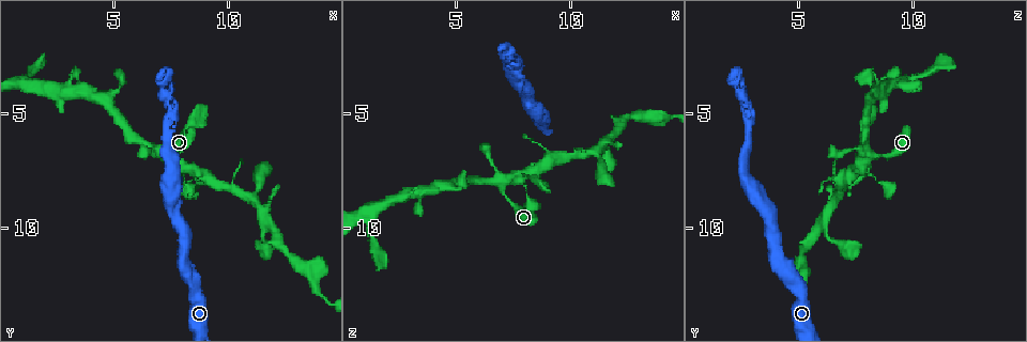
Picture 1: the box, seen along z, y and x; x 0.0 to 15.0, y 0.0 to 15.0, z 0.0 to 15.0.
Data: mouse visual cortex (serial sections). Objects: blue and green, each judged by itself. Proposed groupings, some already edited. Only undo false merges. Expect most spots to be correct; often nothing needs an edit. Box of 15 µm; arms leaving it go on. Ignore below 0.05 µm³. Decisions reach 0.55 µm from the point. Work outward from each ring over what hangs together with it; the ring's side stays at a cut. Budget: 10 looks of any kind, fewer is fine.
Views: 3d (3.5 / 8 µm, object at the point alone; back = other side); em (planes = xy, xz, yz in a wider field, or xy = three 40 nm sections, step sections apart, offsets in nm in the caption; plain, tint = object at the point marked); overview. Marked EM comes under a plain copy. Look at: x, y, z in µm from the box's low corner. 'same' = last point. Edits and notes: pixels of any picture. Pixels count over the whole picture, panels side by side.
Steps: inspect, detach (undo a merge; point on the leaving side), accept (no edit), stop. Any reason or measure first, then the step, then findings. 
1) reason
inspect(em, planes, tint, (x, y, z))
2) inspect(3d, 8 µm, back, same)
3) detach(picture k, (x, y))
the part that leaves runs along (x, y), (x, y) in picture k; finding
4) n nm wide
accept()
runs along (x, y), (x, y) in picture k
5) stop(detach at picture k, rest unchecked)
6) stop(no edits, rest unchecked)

four-way junction
inspect(3d, 3.5 µm, (7.1, 6.7, 8.0))

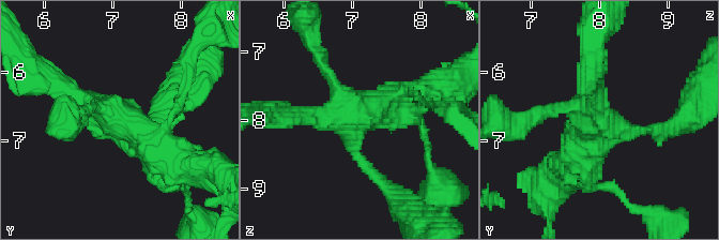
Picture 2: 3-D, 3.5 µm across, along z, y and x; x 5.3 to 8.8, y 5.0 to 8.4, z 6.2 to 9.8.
4 arms; arms of 150, 150, 300, 450 nm
inspect(em, xy, step 3, tint, (7.05, 6.70, 8.00))

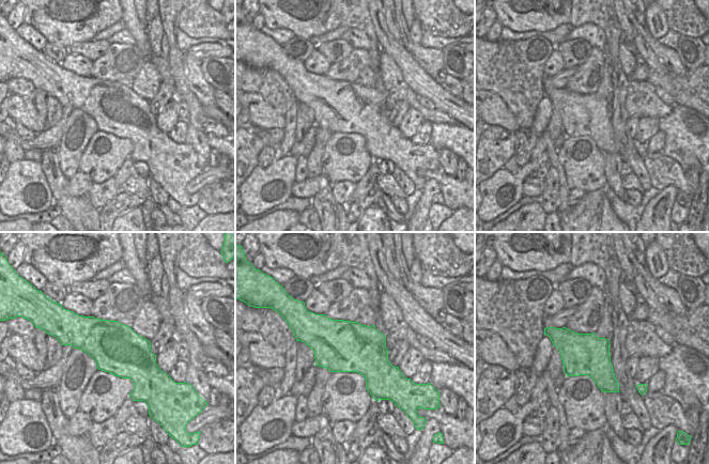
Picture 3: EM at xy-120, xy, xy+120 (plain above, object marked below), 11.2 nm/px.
accept()
runs along (658, 129), (592, 119), (578, 159) in picture 2; all the same cell

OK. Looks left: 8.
thick turns thin
inspect(3d, 3.5 µm, (8.3, 5.5, 7.9))

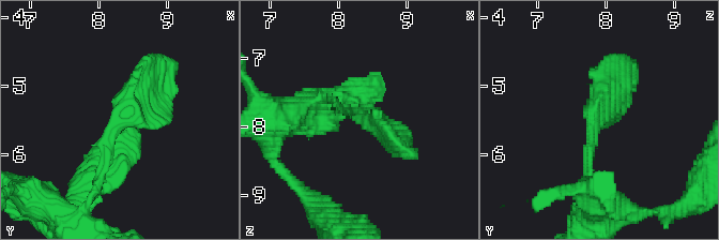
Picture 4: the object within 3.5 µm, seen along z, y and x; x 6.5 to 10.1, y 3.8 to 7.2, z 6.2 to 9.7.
now the EM
inspect(em, planes, tint, (8.40, 5.45, 7.80))

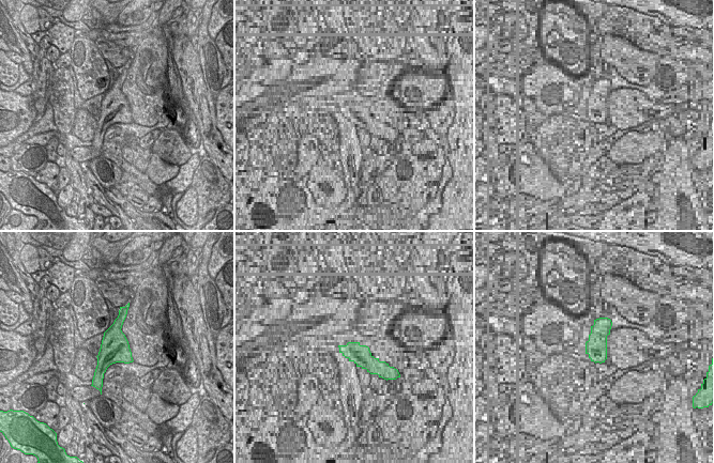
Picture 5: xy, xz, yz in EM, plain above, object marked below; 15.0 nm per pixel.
accept()
runs along (95, 182), (115, 125), (167, 66) in picture 4; continuous, no second cell

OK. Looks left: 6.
abrupt turn
inspect(3d, 3.5 µm, (7.1, 3.8, 2.2))

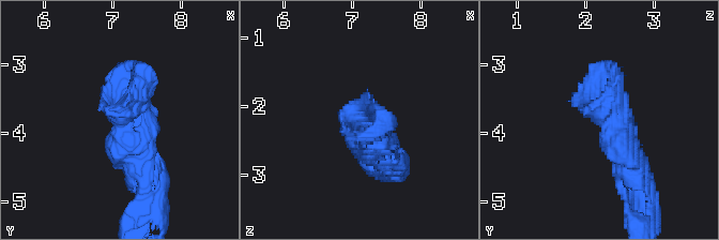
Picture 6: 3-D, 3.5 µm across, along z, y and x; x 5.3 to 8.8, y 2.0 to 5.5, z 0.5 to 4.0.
shape alone is not enough
inspect(em, xy, step 5, tint, (7.05, 3.85, 2.20))

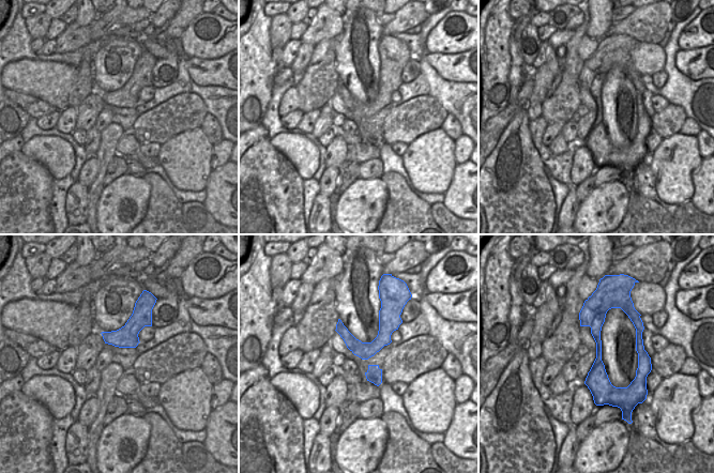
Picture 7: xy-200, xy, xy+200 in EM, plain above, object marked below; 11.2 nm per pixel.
accept()
runs along (622, 183), (592, 114), (608, 68) in picture 6; continuous, no second cell

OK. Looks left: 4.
arms part here
inspect(3d, 3.5 µm, (9.5, 8.2, 6.9))

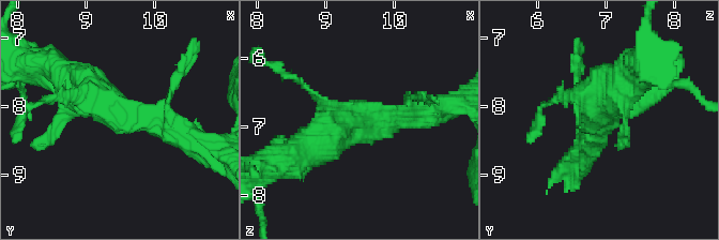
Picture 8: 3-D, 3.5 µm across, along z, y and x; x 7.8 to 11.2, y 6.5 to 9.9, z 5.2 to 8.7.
need the tissue
inspect(em, xy, step 1, tint, (9.45, 8.10, 6.85))

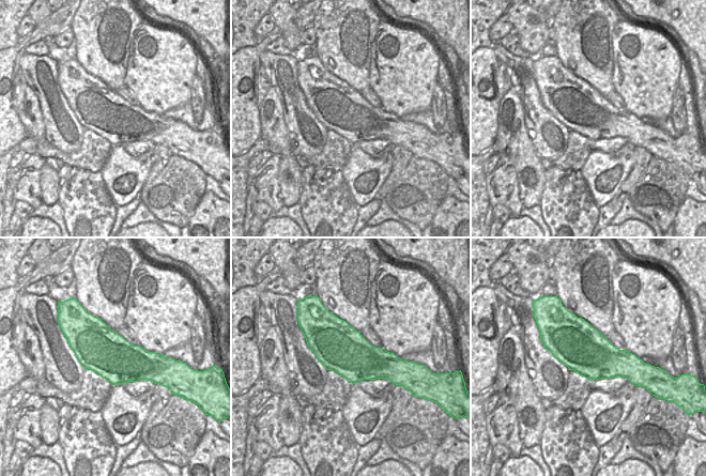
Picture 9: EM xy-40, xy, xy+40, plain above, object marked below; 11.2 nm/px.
550 nm wide
accept()
runs along (49, 65), (111, 108), (164, 129) in picture 8; continuous, no second cell

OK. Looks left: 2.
stop(no edits, rest unchecked)

